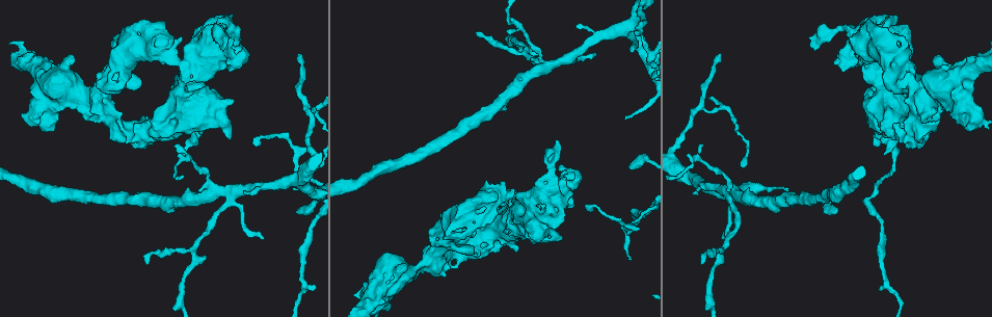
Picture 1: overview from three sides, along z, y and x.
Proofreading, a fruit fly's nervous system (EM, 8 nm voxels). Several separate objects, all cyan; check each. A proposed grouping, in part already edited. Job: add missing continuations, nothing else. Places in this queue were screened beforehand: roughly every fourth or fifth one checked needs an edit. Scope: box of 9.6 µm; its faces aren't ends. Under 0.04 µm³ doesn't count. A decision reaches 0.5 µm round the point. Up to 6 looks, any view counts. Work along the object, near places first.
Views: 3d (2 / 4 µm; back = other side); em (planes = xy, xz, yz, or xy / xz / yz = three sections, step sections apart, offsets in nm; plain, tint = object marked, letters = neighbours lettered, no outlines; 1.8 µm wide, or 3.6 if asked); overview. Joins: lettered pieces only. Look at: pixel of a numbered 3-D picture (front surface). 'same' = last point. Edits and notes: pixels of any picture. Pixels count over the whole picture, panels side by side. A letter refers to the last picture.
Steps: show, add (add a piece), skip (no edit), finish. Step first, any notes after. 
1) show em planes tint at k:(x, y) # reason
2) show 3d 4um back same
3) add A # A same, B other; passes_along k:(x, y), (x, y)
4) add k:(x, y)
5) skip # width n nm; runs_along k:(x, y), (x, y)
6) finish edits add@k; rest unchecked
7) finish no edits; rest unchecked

show 3d 4um at 1:(874, 47) # touches itself

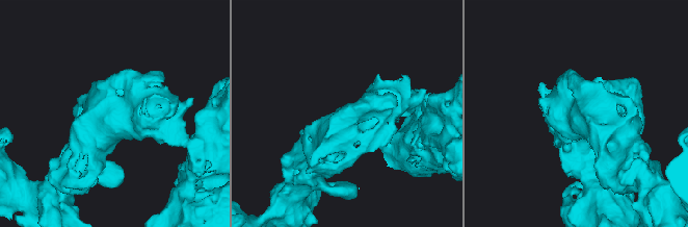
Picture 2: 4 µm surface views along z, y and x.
show em 3.6um planes tint at 2:(128, 115) # need the tissue

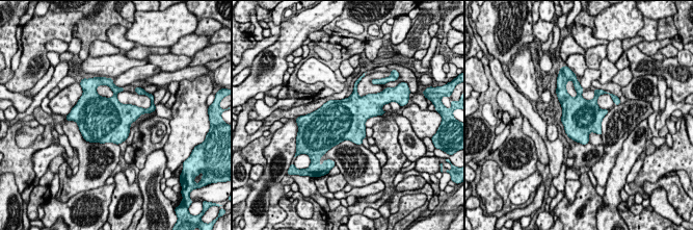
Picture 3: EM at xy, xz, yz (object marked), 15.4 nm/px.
show em 3.6um planes letters same

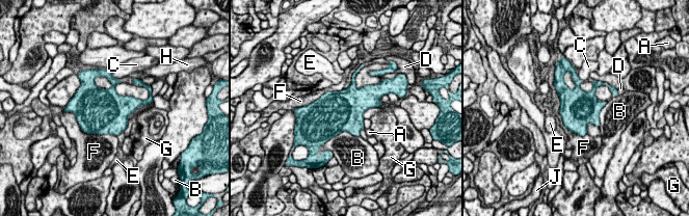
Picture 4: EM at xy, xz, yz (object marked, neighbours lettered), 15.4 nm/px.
skip # width 550 nm; A other, B other, C other, D other, E other, F other, G other, H other, J other; border 4:(343, 88), (327, 90), (311, 103); no lettered piece goes on from it

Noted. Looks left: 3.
show em planes plain at 1:(625, 116) # thin end

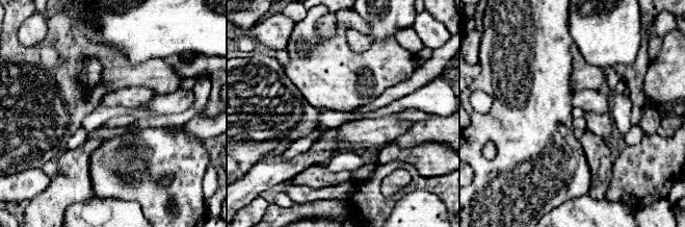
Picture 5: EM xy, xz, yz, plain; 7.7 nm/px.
show em planes letters same

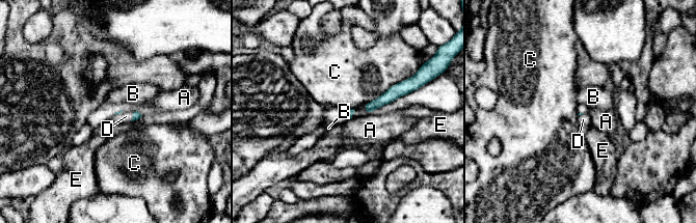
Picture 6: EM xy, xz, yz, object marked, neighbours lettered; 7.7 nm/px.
add D # A other, B other, C other, D same, E other; passes_along 6:(136, 115), (132, 115), (126, 116); the cell continues

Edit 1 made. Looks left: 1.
finish edits add@6; rest unchecked

